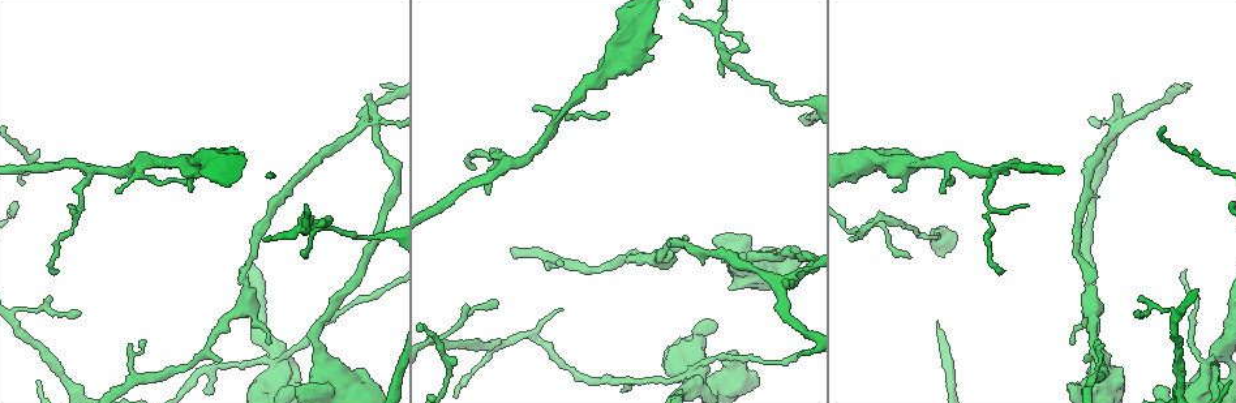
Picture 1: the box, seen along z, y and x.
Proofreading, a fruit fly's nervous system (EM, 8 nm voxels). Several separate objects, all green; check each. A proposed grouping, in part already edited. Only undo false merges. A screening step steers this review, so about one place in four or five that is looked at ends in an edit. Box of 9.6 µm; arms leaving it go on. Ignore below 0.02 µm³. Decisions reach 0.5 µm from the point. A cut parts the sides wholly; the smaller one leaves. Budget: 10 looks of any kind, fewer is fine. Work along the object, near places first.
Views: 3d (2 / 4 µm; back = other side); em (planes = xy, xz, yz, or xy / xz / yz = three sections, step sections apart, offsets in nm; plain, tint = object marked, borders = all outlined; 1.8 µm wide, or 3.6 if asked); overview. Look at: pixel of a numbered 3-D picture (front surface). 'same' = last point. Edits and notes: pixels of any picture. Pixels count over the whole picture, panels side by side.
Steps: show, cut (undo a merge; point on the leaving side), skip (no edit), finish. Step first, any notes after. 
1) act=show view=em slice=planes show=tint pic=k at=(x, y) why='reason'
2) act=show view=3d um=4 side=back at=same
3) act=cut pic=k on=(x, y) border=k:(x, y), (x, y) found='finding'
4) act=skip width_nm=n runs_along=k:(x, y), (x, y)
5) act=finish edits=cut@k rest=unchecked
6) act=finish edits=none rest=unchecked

act=show view=3d um=2 pic=1 at=(1118, 124) why='sharp bend'

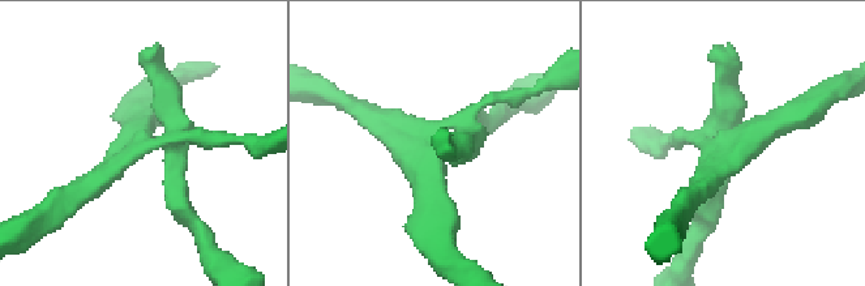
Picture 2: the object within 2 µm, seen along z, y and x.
act=show view=em slice=xy step=16 show=tint pic=2 at=(148, 142) why='shape alone is not enough'

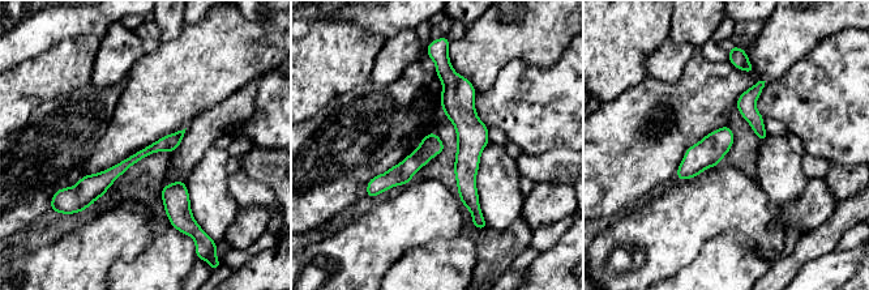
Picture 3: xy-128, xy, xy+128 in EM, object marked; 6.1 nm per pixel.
act=show view=em slice=planes show=tint at=same

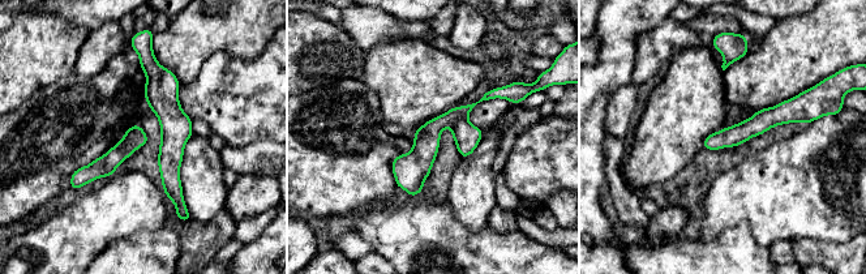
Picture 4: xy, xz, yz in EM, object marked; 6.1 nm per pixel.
act=cut pic=4 on=(427, 138) found='a second neuron is stuck on'

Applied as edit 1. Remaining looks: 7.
act=show view=em slice=planes show=tint pic=1 at=(1093, 391) why='sharp bend'

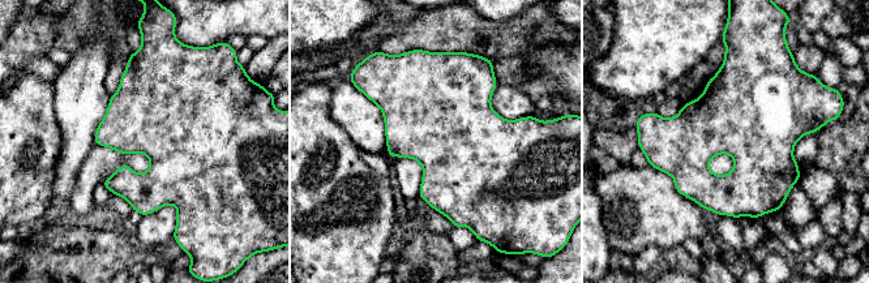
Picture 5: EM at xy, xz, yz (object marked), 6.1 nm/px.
act=skip width_nm=460 found='continuous, no second neuron'

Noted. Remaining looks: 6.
act=show view=3d um=2 pic=1 at=(276, 366)

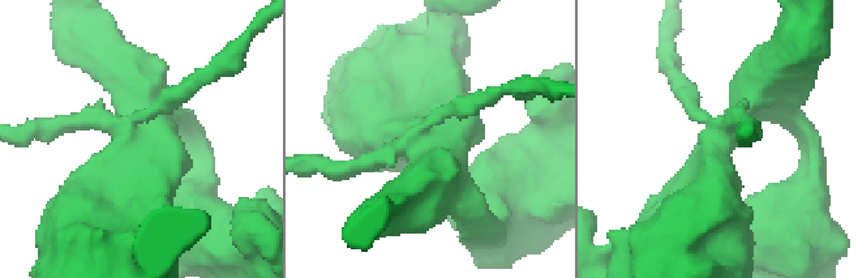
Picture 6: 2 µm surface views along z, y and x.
act=show view=em slice=planes show=borders pic=6 at=(420, 138) arms=4 why='need the tissue'

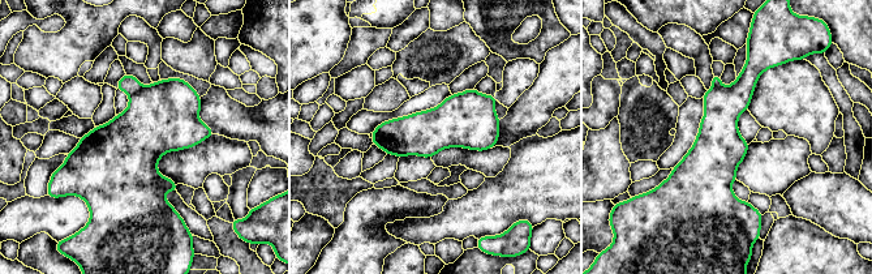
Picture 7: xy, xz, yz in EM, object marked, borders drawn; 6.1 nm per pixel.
act=cut pic=7 on=(129, 84) found='a second neuron is stuck on'

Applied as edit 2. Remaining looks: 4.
act=show view=em slice=yz step=4 show=plain pic=1 at=(300, 229) why='abrupt turn'

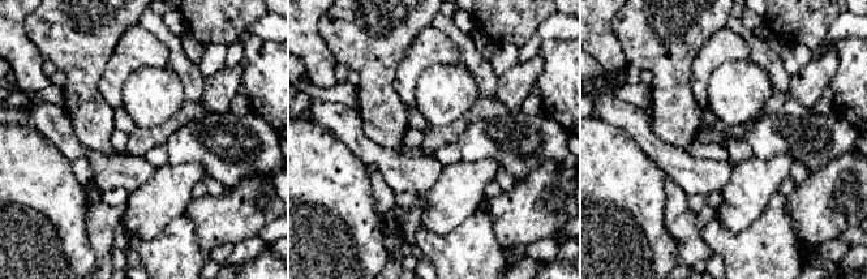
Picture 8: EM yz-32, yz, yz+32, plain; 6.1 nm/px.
act=show view=em slice=yz step=4 show=borders at=same why='see the neighbours'

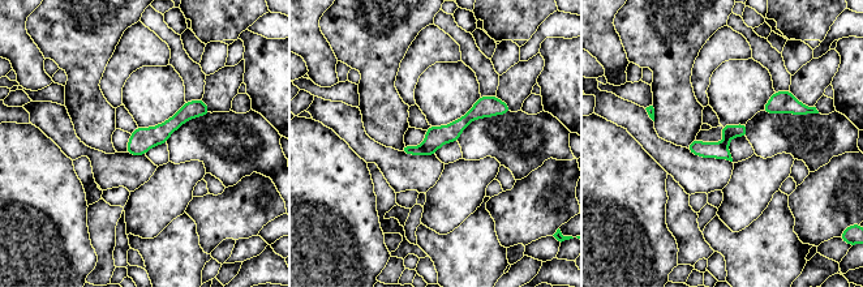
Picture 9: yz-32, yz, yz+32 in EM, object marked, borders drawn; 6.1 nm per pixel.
act=cut pic=9 on=(436, 137) found='a second neuron is stuck on'

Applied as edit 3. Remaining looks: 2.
act=finish edits=cut@4,cut@7,cut@9 rest=unchecked

